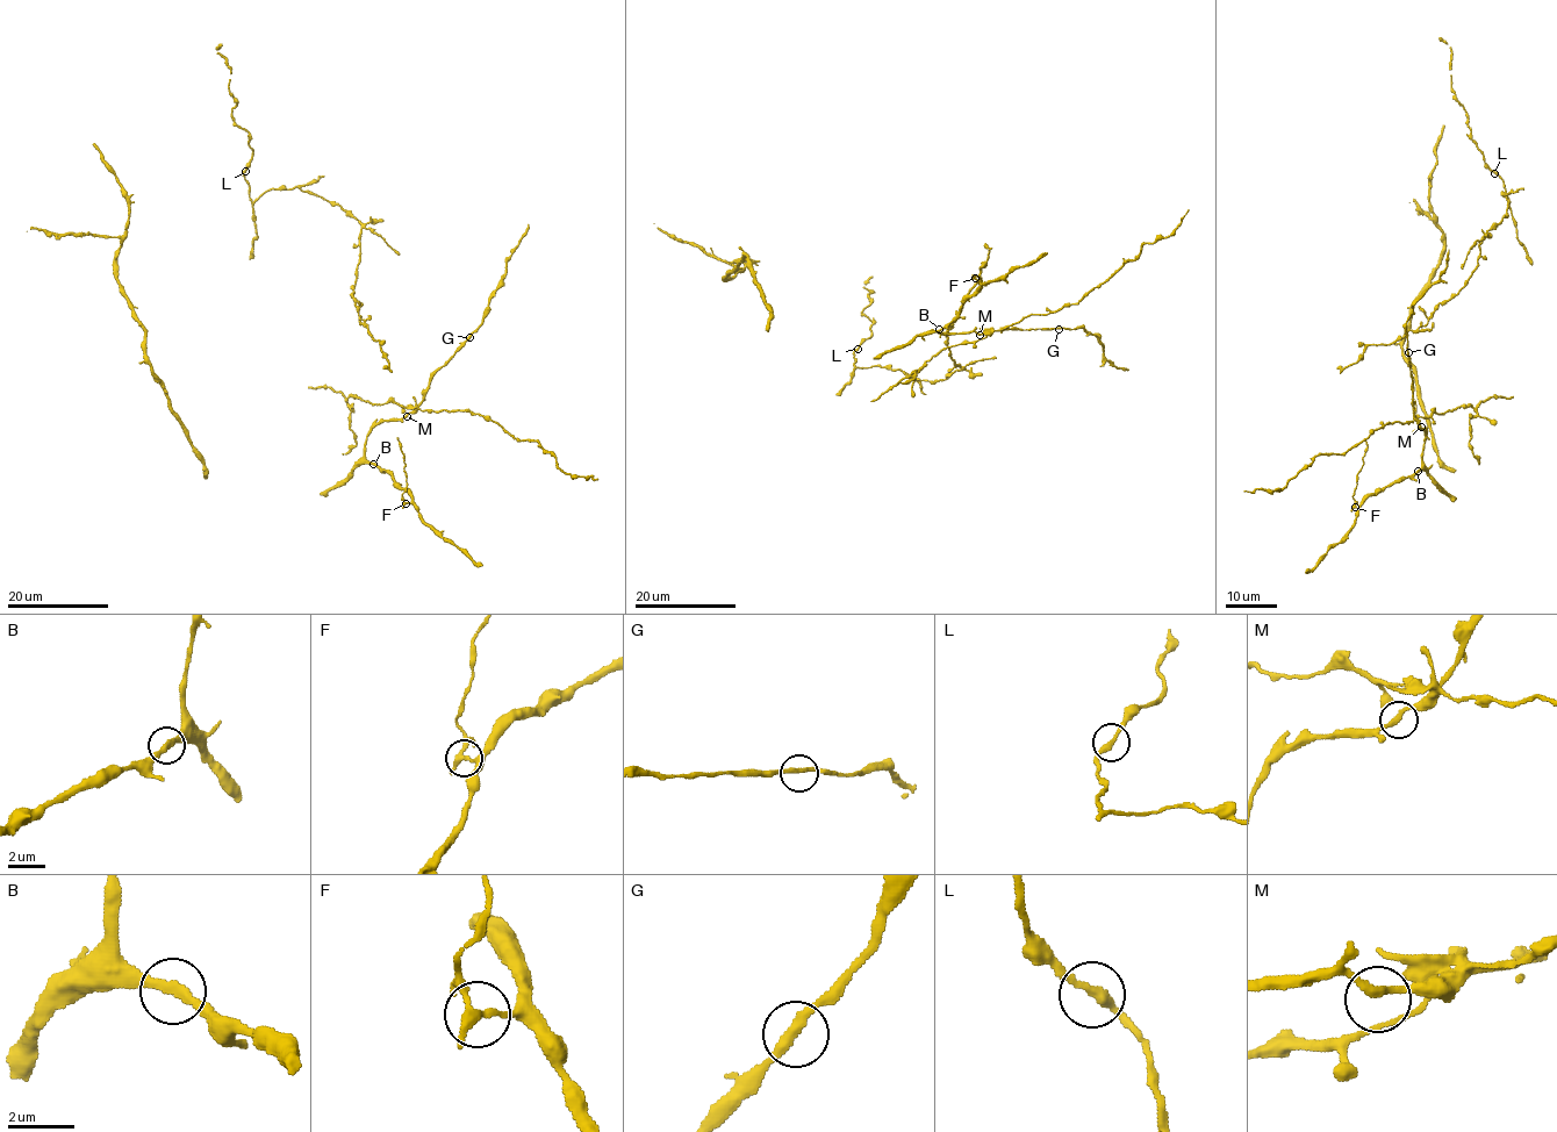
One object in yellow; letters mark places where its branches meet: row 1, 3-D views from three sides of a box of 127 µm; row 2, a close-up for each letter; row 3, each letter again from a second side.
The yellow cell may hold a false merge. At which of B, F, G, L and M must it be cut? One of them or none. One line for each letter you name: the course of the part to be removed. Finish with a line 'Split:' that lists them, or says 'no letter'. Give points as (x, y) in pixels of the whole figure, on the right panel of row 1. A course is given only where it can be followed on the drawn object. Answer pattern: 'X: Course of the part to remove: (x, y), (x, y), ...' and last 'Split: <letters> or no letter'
F: Course of the part to remove: (1354, 507), (1351, 495), (1363, 464), (1367, 441)
Split: F

